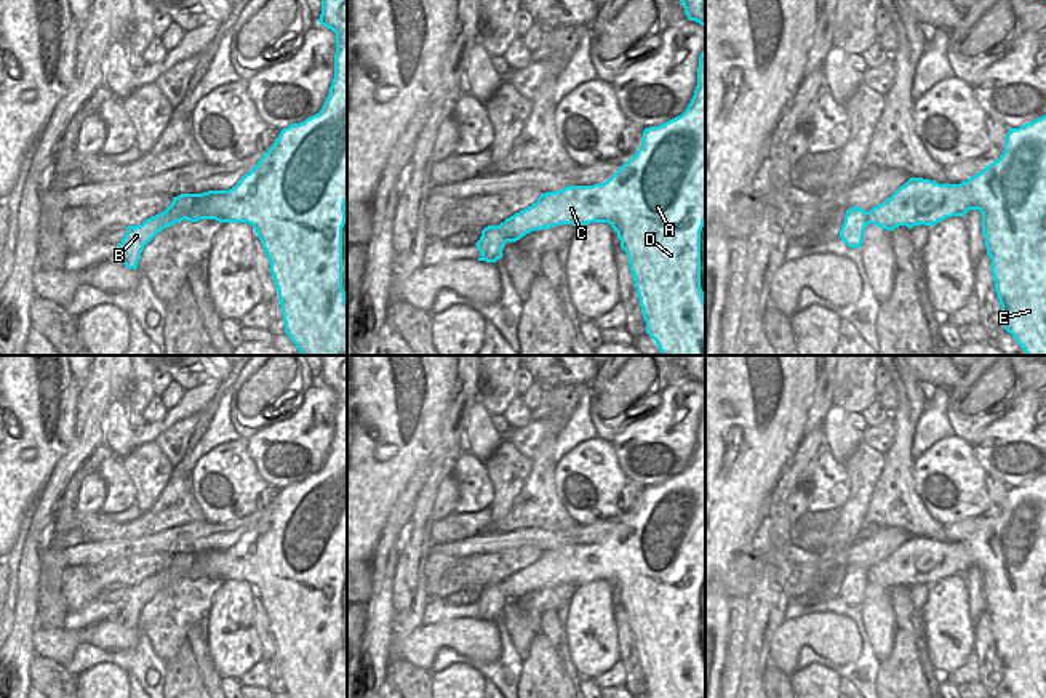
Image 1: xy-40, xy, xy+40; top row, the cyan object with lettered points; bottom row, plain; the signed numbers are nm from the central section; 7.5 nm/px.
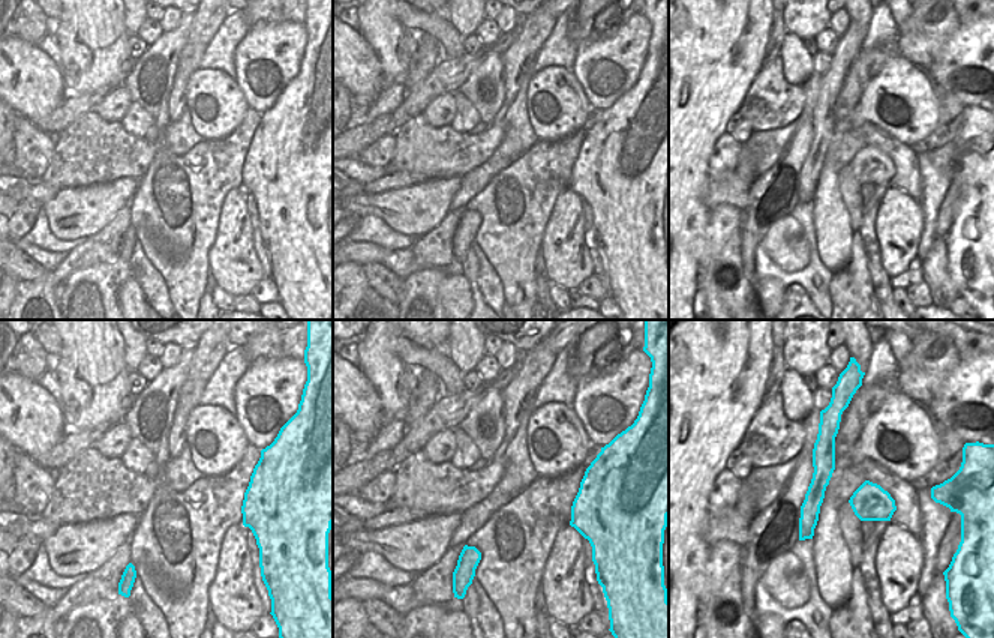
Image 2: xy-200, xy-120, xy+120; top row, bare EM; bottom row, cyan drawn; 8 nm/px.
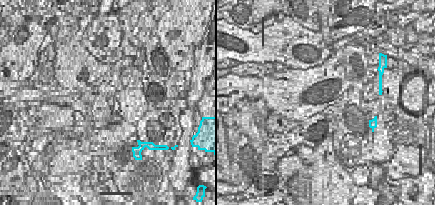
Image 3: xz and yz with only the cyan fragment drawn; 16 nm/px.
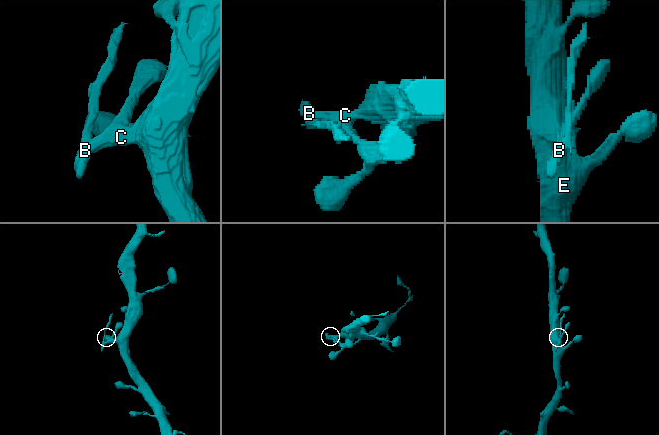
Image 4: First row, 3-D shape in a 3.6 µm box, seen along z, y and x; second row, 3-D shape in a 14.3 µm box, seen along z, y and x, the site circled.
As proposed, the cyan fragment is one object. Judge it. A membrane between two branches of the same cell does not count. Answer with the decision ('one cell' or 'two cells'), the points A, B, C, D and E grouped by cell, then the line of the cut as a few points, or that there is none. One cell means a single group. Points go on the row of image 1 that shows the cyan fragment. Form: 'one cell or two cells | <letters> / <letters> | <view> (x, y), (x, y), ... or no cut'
two cells | A C D E / B | xy (514, 215), (523, 216), (526, 220), (525, 226), (533, 229)

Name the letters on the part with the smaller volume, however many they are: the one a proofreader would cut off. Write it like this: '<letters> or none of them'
B

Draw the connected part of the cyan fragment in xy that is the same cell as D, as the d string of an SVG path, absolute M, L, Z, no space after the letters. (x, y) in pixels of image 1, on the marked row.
M705 48L699 56L697 86L688 109L659 126L645 128L641 147L608 181L541 194L536 203L515 216L526 218L523 227L533 231L608 223L629 256L646 333L662 355L705 355L705 299L701 288L701 231L705 223Z

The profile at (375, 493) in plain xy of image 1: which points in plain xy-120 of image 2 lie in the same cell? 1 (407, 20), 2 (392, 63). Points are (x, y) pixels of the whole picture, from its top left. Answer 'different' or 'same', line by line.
1: different
2: same

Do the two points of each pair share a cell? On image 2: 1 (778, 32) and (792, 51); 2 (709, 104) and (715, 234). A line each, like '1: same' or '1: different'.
1: different
2: different

